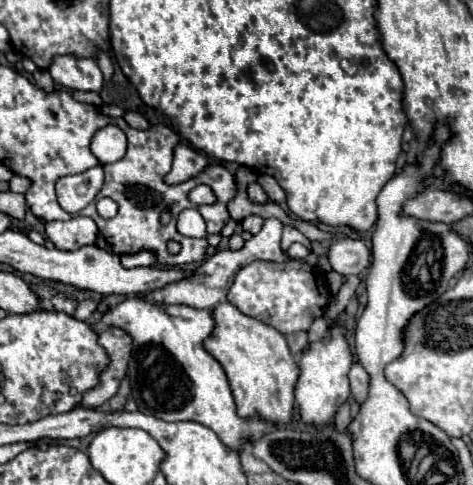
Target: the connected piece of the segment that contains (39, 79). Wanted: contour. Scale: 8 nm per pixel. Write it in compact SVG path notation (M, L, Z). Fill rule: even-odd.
M36 70L36 72L34 72L34 80L36 80L36 84L38 84L44 92L54 92L54 90L56 90L56 84L54 84L54 80L50 78L48 70Z

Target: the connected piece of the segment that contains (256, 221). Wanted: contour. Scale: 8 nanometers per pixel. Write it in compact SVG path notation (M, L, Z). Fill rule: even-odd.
M246 216L246 218L244 218L240 224L242 224L242 228L244 228L246 232L256 234L256 232L260 232L260 228L262 228L264 220L262 220L260 216Z

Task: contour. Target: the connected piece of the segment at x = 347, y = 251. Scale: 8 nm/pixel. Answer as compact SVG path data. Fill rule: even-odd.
M340 238L330 246L328 260L338 274L358 276L372 264L372 250L362 240Z

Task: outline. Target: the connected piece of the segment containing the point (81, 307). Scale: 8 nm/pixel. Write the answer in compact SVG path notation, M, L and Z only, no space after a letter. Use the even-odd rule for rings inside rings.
M84 300L84 302L78 304L78 308L76 308L76 312L74 312L74 318L78 318L78 320L88 320L96 308L98 308L98 300Z

